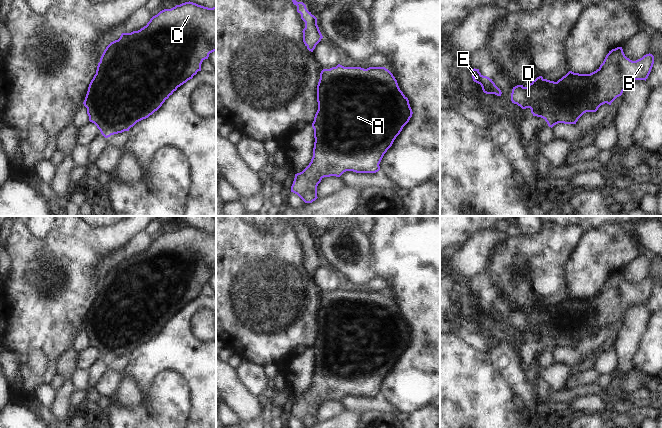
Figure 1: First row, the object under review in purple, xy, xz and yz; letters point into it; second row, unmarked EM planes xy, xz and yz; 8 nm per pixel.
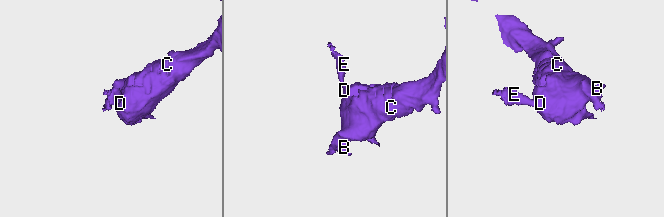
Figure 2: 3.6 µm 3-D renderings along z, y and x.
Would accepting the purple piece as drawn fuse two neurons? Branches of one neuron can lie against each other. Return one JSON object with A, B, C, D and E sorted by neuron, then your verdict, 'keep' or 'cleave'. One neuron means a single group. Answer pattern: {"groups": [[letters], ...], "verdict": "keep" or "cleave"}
{"groups": [["A", "B", "C", "D", "E"]], "verdict": "keep"}

